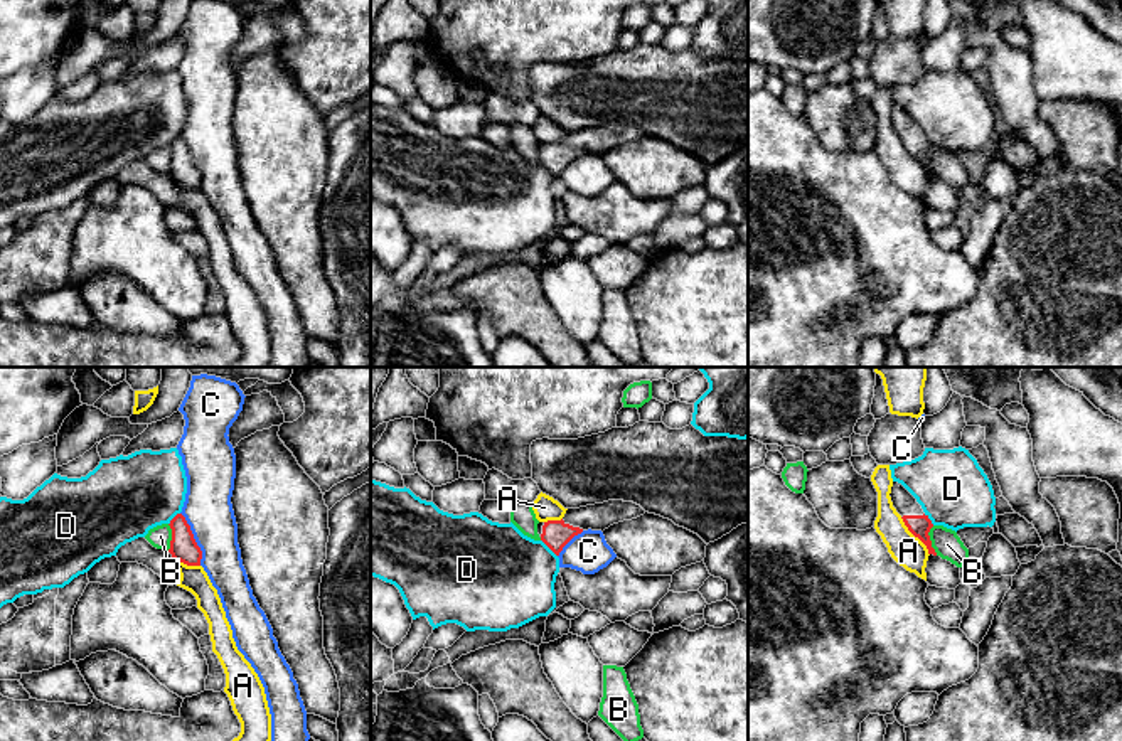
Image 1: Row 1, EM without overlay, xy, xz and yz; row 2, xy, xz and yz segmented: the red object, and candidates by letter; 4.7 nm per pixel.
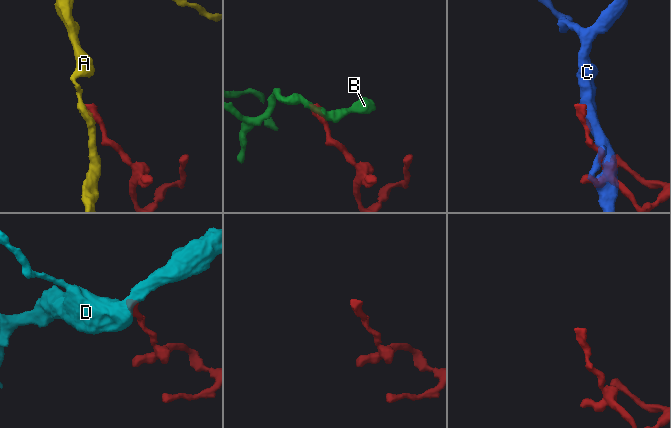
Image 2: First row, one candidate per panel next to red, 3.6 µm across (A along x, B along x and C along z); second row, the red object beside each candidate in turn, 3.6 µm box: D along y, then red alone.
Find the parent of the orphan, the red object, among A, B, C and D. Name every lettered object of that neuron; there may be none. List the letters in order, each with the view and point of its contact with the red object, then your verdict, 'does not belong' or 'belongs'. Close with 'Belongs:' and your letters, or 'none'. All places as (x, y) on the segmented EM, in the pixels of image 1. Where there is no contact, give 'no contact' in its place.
A: contact yz (915, 536); does not belong
B: contact yz (930, 541); does not belong
C: contact xy (194, 539); does not belong
D: contact xz (548, 546); does not belong
Belongs: none

